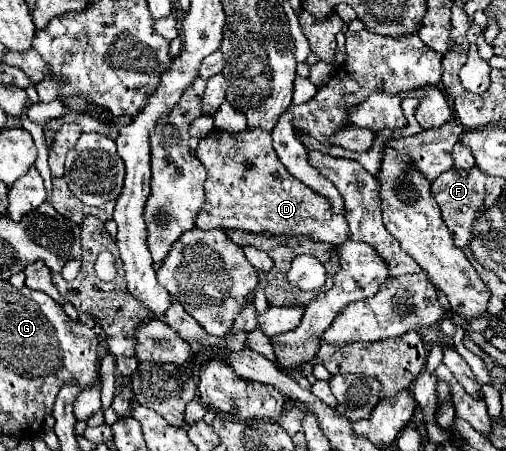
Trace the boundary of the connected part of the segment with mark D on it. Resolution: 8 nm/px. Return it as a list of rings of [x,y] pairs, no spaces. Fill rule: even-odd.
[[[244,129],[240,133],[220,133],[212,131],[206,137],[200,139],[196,157],[206,167],[206,203],[204,209],[196,215],[196,227],[198,229],[244,229],[252,233],[274,233],[274,235],[308,235],[316,241],[326,241],[332,245],[340,245],[348,239],[348,223],[346,217],[332,215],[330,201],[322,195],[308,189],[304,183],[296,181],[286,167],[280,163],[270,133],[264,133],[262,129]]]

